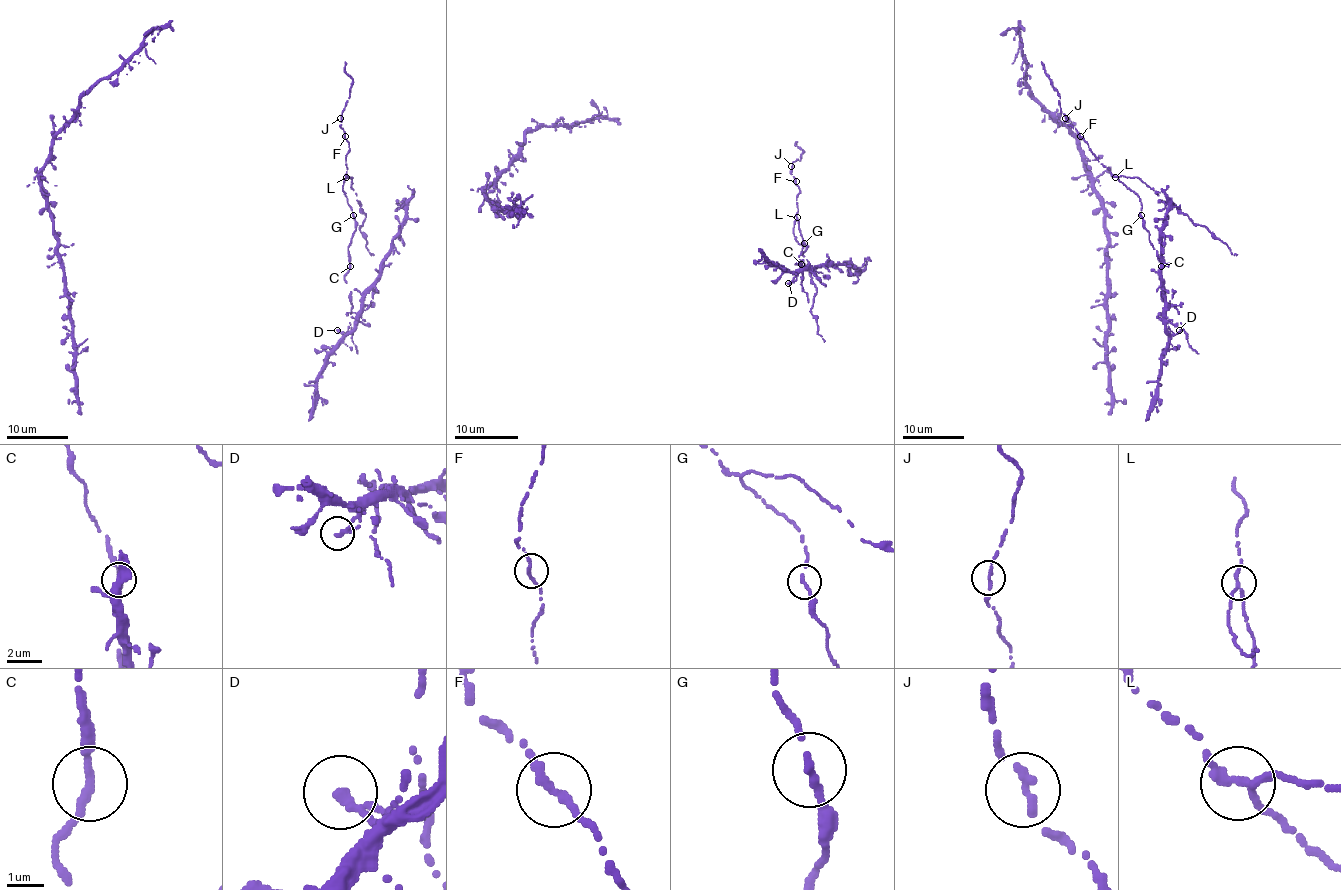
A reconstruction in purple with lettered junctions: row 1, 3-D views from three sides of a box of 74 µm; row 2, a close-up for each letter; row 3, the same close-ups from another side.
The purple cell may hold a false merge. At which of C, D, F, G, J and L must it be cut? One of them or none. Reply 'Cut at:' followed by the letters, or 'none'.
Cut at: L

